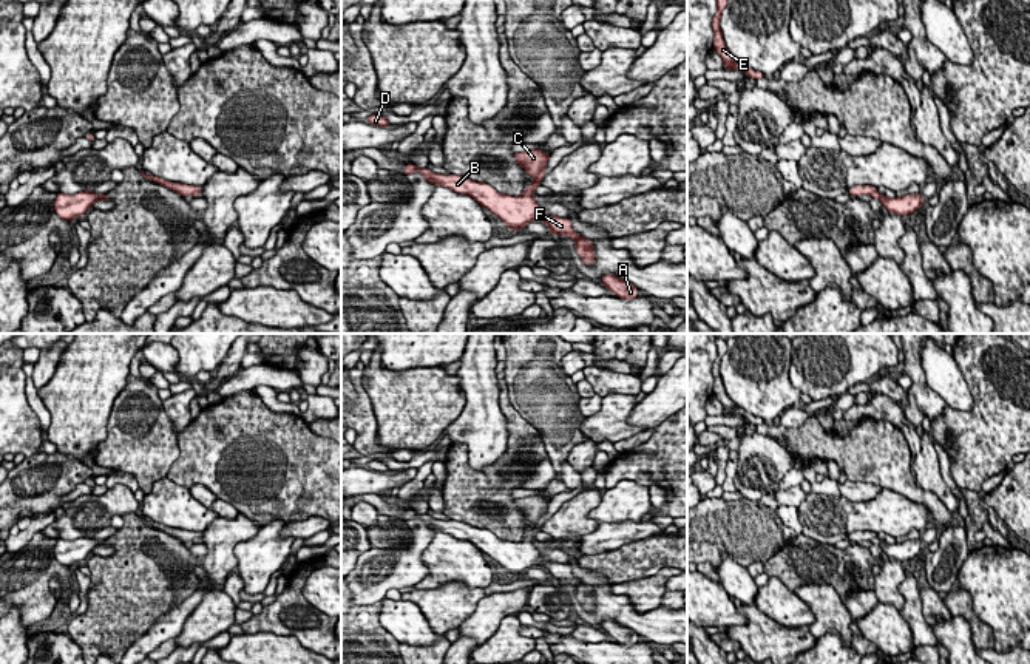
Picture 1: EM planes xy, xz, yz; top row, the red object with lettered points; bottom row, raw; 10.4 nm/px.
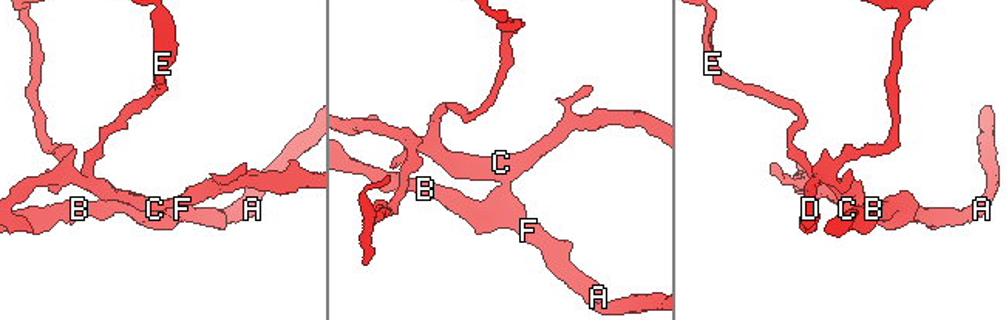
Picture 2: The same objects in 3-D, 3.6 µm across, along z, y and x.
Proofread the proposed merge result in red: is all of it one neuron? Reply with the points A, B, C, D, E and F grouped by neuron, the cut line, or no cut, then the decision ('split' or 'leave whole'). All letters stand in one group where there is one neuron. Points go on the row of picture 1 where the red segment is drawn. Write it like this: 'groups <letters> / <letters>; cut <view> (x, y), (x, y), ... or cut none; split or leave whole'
groups A B C D E F; cut none; leave whole

